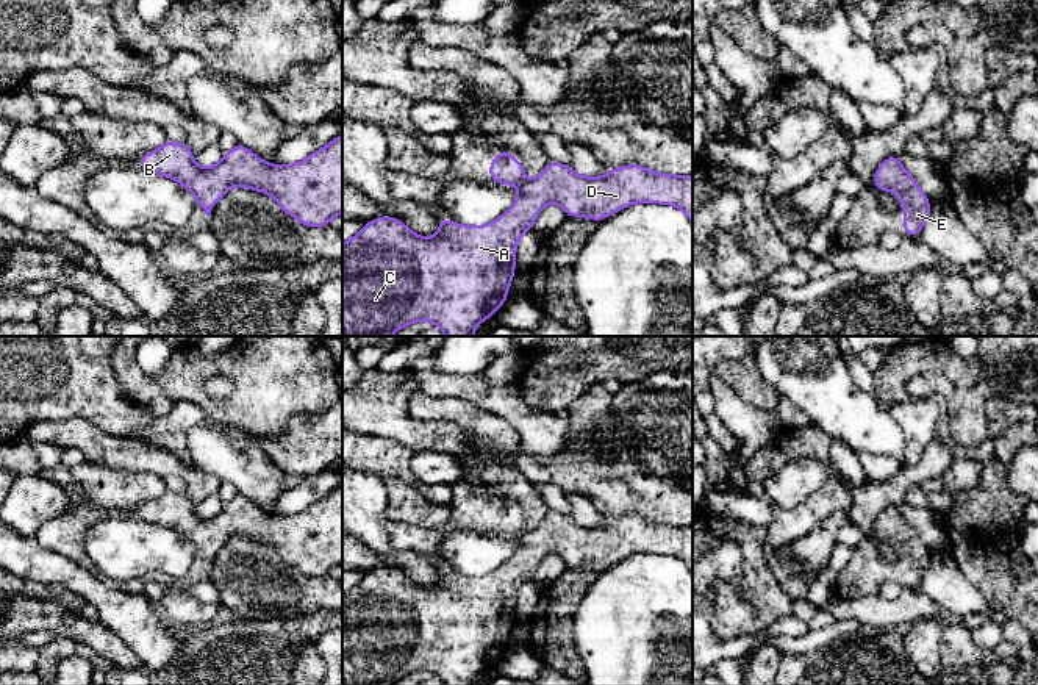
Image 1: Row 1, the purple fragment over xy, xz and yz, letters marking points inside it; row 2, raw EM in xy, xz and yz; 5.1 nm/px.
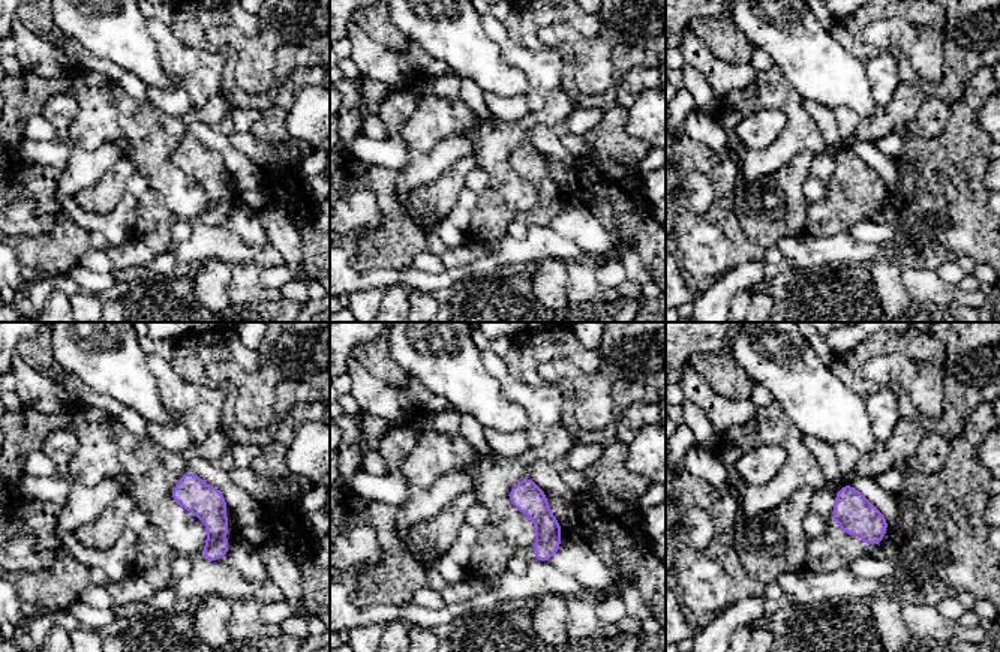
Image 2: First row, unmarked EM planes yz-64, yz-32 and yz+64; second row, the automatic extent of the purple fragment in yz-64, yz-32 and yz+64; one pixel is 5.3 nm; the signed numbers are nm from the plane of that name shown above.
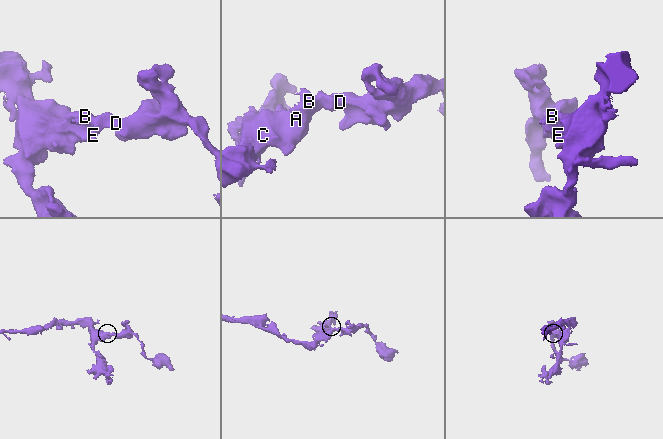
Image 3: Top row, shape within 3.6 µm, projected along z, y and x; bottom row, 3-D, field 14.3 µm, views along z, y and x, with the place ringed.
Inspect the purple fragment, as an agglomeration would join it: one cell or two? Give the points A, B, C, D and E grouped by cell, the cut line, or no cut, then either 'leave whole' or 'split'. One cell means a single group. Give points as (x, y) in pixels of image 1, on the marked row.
A B C D E; no cut; leave whole

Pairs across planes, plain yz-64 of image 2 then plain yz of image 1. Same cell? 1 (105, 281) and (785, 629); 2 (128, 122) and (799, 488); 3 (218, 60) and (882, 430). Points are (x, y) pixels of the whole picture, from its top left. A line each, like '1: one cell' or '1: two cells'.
1: two cells
2: one cell
3: two cells

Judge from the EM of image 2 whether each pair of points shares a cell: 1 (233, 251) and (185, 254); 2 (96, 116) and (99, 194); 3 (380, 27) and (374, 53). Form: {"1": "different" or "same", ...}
{"1": "same", "2": "different", "3": "different"}

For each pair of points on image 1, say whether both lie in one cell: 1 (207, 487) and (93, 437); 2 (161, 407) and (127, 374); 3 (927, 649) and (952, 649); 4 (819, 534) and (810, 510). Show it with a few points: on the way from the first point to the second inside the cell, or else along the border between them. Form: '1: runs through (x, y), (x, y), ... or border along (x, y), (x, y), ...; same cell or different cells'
1: runs through (178, 468), (121, 452); same cell
2: runs through (153, 398), (136, 383); same cell
3: border along (948, 623), (940, 641), (940, 662), (943, 667); different cells
4: border along (844, 510), (835, 510), (805, 534), (785, 545); different cells

